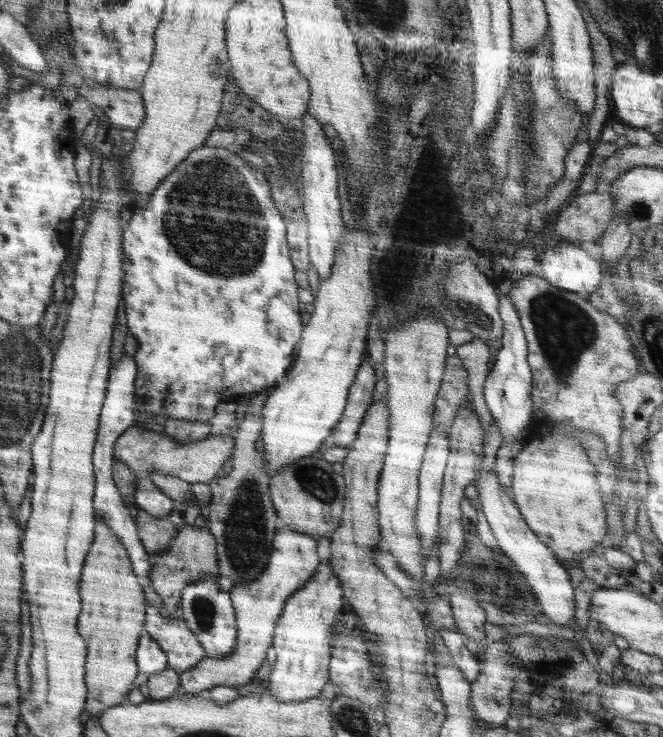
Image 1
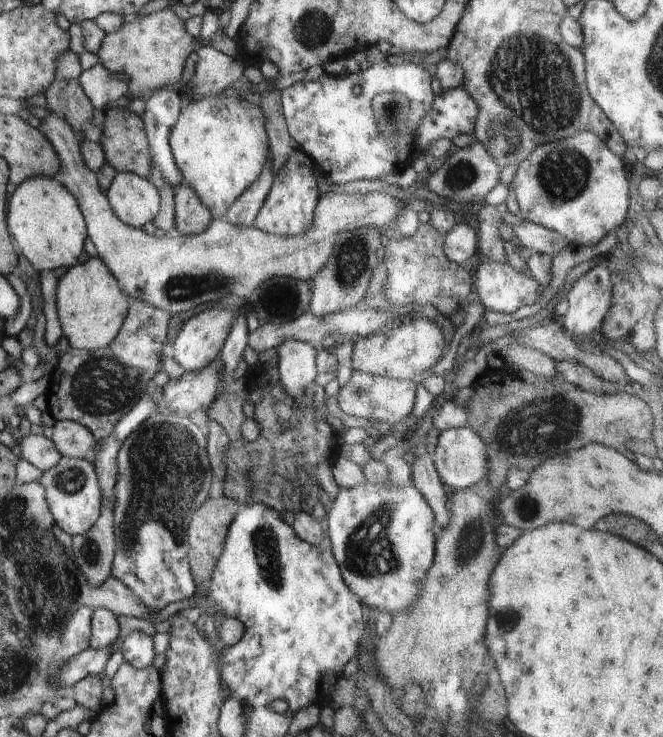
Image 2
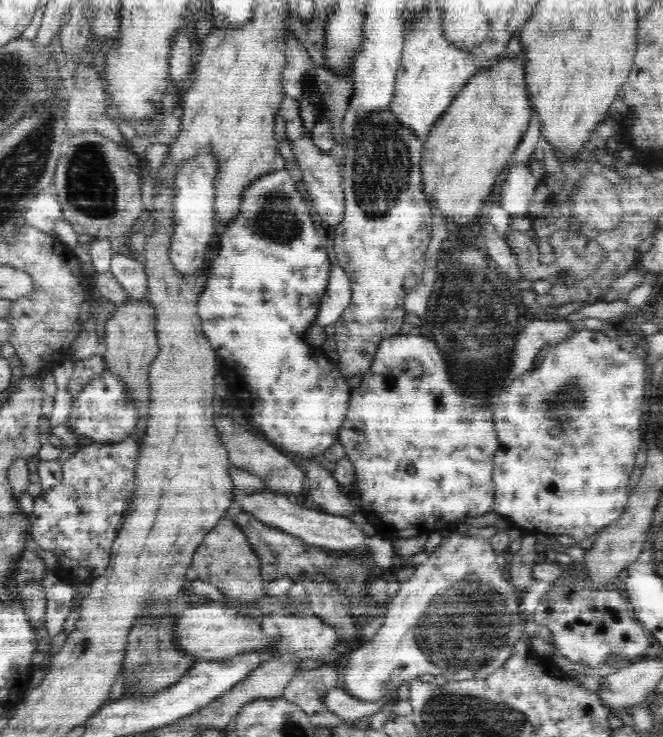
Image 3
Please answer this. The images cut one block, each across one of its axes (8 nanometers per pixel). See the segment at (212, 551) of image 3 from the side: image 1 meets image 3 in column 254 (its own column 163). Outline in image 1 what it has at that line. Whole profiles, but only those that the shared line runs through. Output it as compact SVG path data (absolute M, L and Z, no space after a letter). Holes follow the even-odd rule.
M180 526L176 537L164 553L154 554L150 562L150 584L154 592L162 598L162 610L171 616L181 606L181 594L186 586L204 577L220 578L218 572L216 541L206 529L197 530L194 526Z

